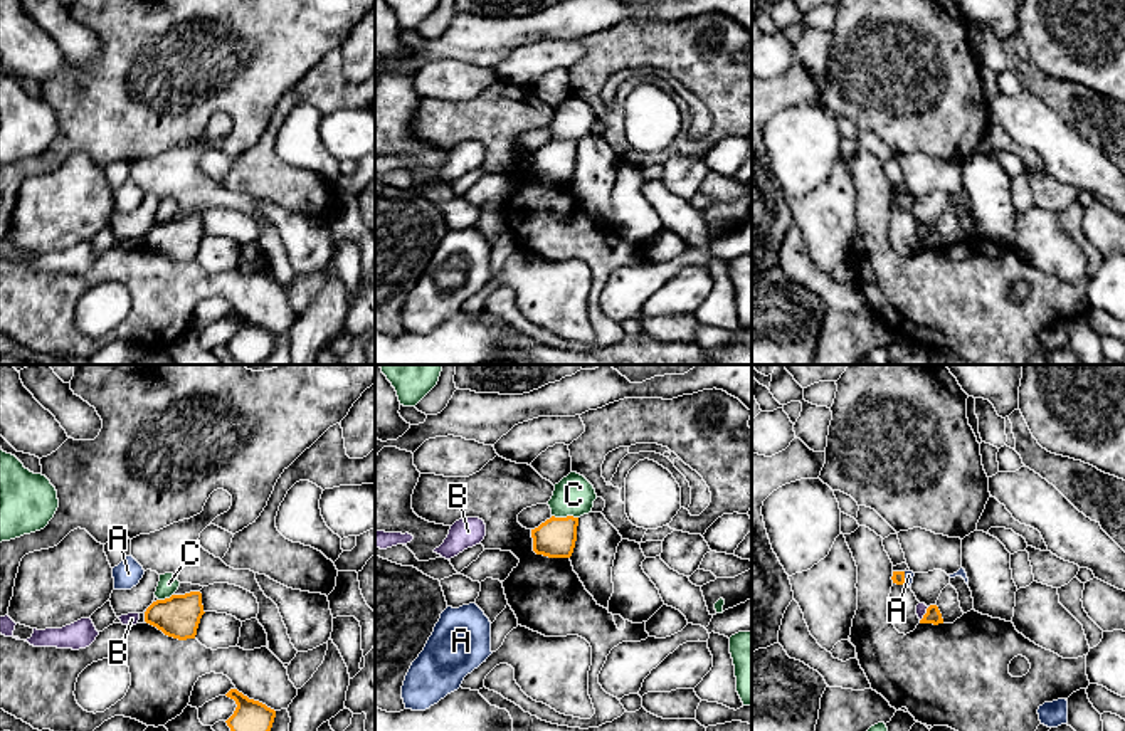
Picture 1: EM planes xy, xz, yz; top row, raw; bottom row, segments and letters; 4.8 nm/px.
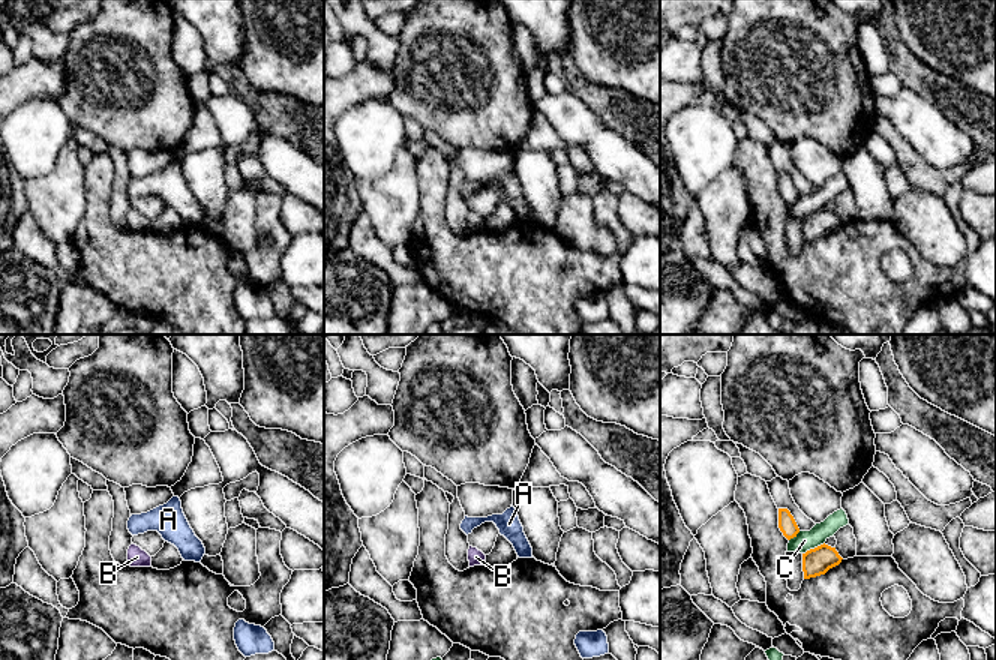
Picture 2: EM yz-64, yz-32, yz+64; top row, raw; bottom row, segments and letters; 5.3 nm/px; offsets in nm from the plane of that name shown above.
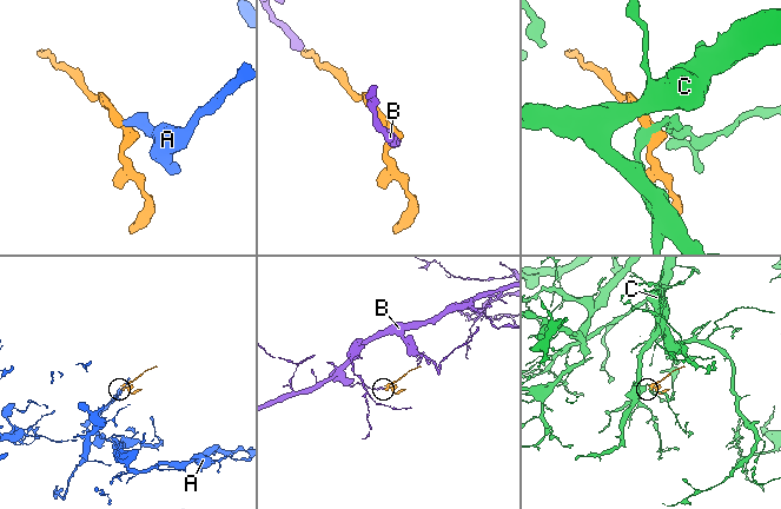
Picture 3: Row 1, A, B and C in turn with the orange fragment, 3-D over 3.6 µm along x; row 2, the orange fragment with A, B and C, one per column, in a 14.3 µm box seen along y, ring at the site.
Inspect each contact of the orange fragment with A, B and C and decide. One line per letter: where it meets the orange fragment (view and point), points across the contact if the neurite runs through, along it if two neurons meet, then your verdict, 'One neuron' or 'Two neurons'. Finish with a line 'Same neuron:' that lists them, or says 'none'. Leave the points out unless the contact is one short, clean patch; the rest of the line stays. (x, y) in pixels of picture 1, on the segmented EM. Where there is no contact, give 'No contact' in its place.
A: Touches orange at yz (903, 578). Path across: yz (898, 577), (903, 578), (908, 575). One neuron
B: Touches orange at yz (925, 614). Boundary: yz (929, 607), (920, 620). Two neurons
C: Touches orange at xz (567, 516). Boundary: xz (552, 515), (577, 518). Two neurons
Same neuron: A

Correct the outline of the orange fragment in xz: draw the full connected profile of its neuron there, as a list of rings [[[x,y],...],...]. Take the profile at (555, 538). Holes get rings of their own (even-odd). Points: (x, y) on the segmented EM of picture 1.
[[[552,516],[531,529],[533,551],[548,558],[570,558],[577,541],[578,518]]]

